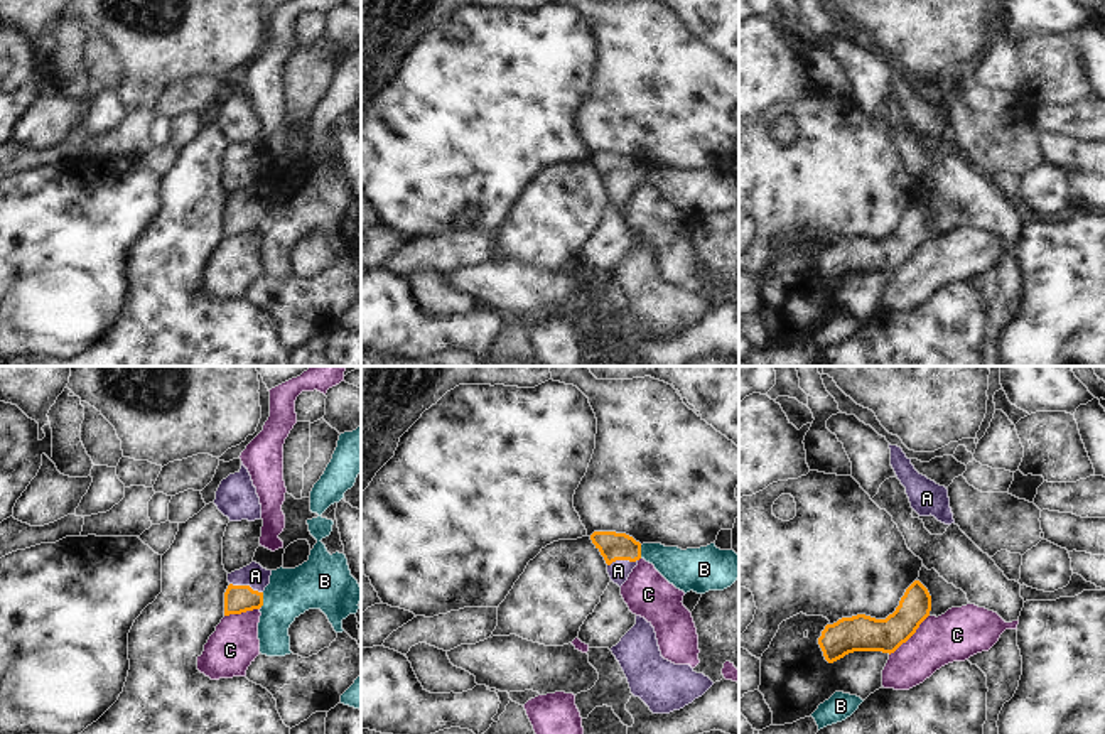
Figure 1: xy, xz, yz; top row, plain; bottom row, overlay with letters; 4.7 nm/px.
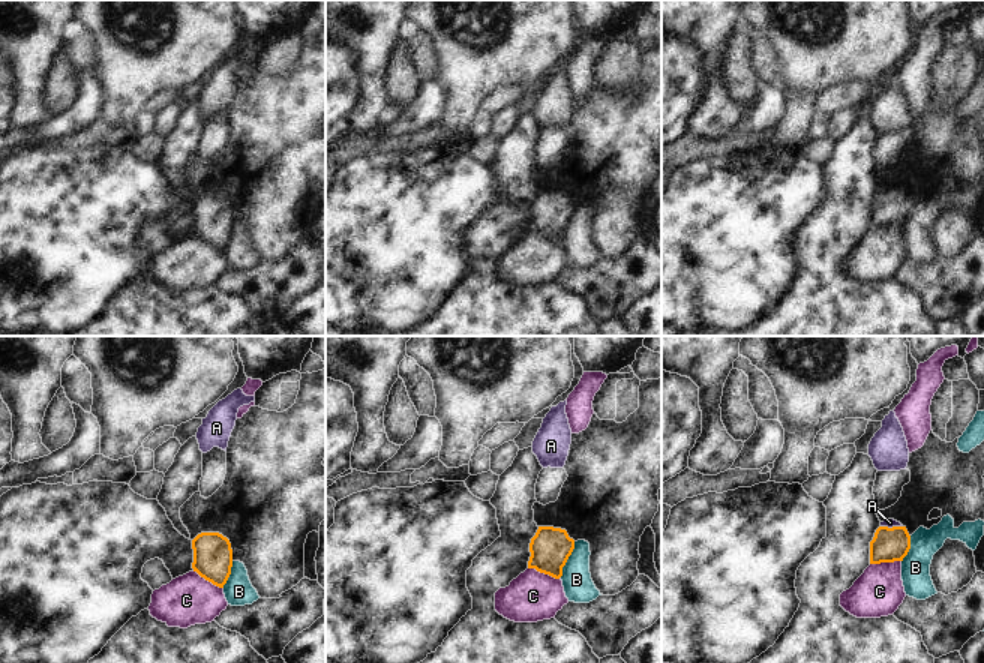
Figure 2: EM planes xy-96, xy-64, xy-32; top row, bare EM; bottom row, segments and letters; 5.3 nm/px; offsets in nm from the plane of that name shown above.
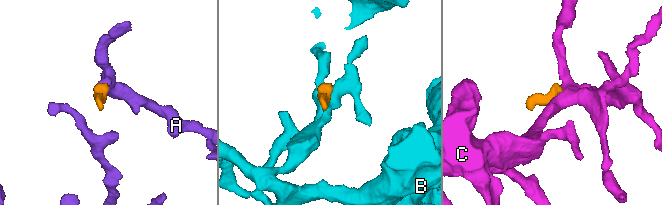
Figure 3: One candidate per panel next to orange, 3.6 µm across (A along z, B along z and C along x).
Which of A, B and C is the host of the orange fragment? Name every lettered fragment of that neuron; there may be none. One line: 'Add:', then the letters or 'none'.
Add: A

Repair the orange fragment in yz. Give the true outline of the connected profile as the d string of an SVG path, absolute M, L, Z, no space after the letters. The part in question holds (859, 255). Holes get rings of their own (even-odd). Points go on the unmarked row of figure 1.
M914 202L899 223L899 228L886 241L865 236L842 240L827 246L818 267L828 285L833 285L854 273L894 275L906 265L930 238L931 218L928 211Z

